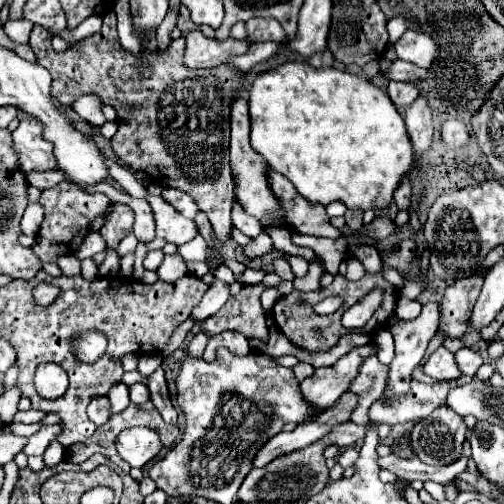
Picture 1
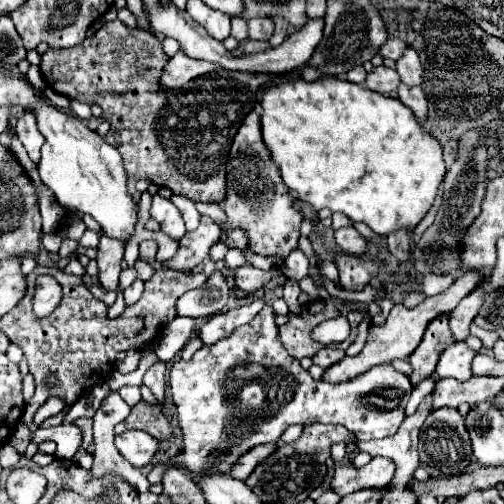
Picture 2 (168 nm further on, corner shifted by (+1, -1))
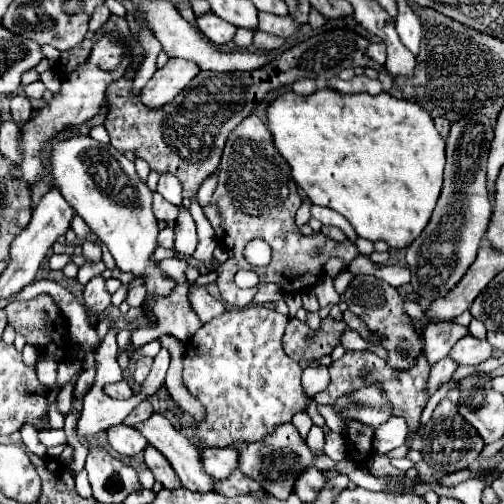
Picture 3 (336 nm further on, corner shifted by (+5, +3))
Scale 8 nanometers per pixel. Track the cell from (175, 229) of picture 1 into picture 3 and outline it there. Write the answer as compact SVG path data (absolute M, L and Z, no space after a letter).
M154 192L154 216L156 216L158 220L164 220L164 222L176 220L176 216L178 216L178 206L166 202L158 192Z

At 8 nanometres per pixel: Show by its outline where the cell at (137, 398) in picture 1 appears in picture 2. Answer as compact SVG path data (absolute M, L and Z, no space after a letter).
M124 386L118 390L118 394L126 400L128 406L134 406L142 400L142 394L140 394L140 386Z

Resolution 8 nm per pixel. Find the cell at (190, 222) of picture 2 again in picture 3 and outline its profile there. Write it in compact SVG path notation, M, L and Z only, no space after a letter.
M180 206L180 216L176 218L174 230L176 230L174 250L180 254L186 254L186 256L192 256L198 246L198 236L196 236L196 224L184 206Z

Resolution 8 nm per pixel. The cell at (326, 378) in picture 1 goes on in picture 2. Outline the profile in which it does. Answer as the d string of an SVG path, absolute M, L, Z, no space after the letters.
M464 272L448 290L444 290L442 294L436 294L436 296L428 296L422 304L418 304L416 308L408 310L406 306L398 304L390 310L390 316L386 320L384 326L370 326L370 334L368 334L368 340L362 348L360 354L356 356L346 356L342 358L340 362L332 364L330 368L324 370L322 374L322 380L324 382L330 382L330 384L340 384L340 382L350 382L354 380L356 376L368 372L372 366L378 366L378 364L384 364L384 362L392 362L396 358L406 358L414 352L414 348L420 344L422 340L422 332L426 330L426 324L432 320L432 316L438 316L438 314L448 314L452 312L458 302L470 292L474 290L482 280L484 280L486 274L480 274L480 272Z

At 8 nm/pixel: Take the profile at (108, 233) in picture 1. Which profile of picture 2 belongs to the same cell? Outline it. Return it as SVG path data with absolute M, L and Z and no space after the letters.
M106 234L100 236L100 244L98 244L98 278L102 282L102 286L106 290L116 290L118 288L118 276L120 276L120 262L124 258L124 242L122 240L114 240Z

